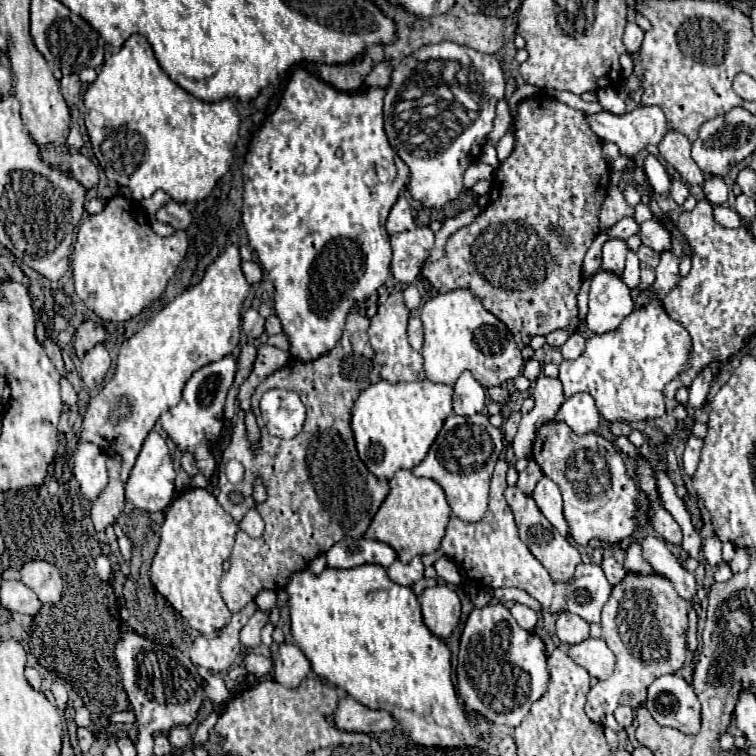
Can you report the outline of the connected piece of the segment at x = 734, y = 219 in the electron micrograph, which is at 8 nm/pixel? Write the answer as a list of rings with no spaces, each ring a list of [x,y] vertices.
[[[715,206],[713,208],[713,216],[715,220],[721,224],[721,226],[727,226],[727,228],[737,228],[739,226],[739,214],[729,210],[729,208],[723,208],[723,206]]]

